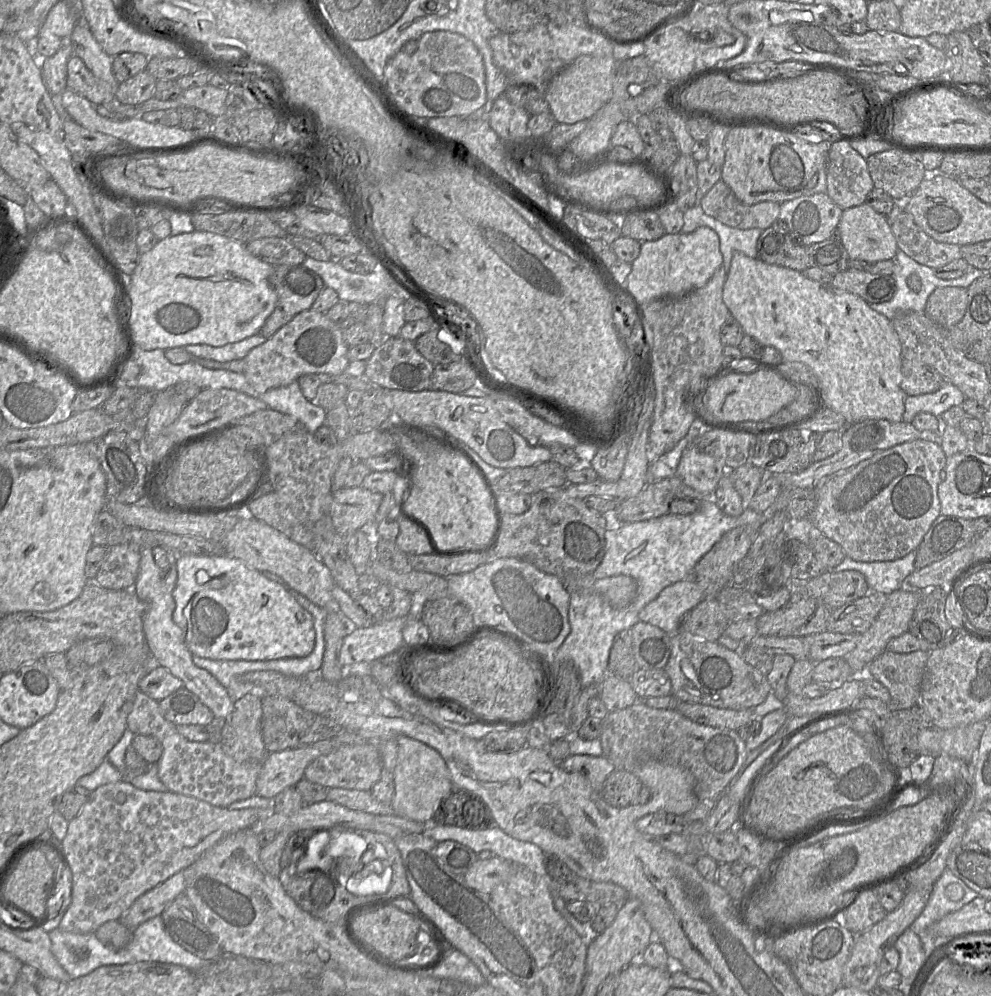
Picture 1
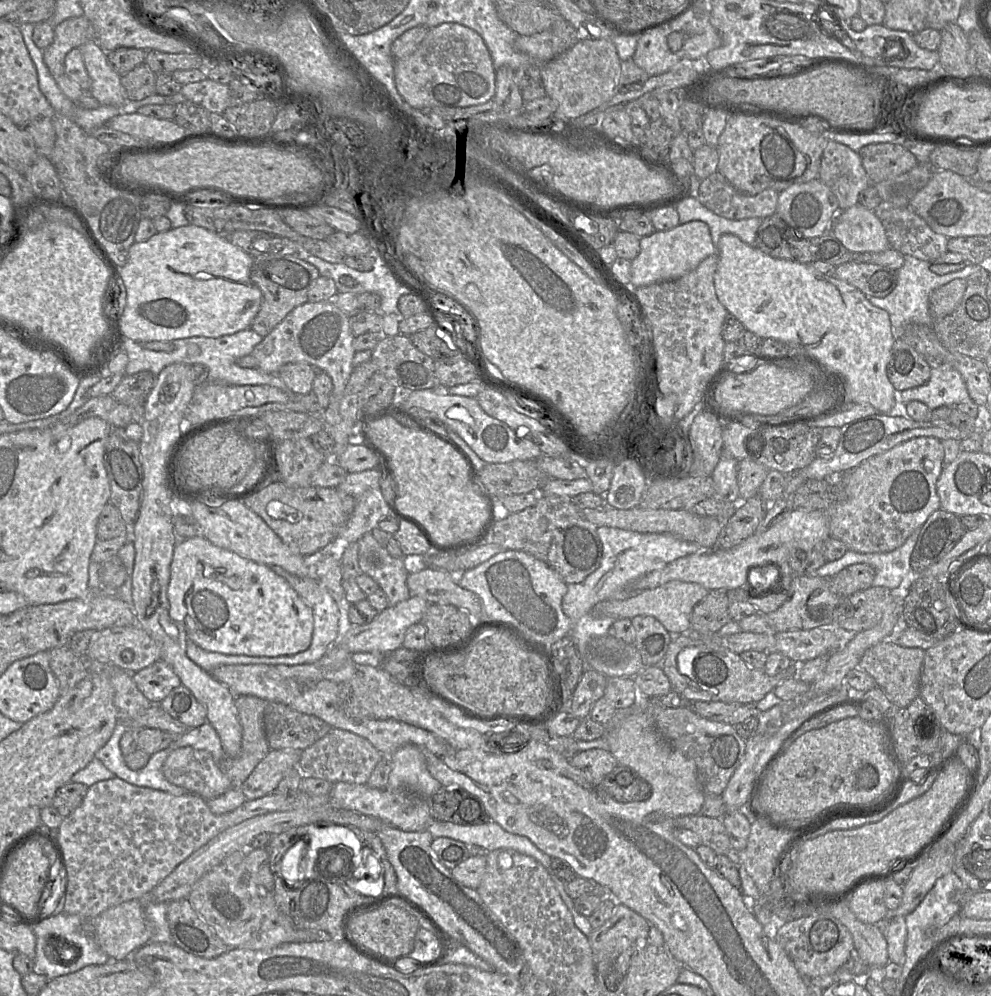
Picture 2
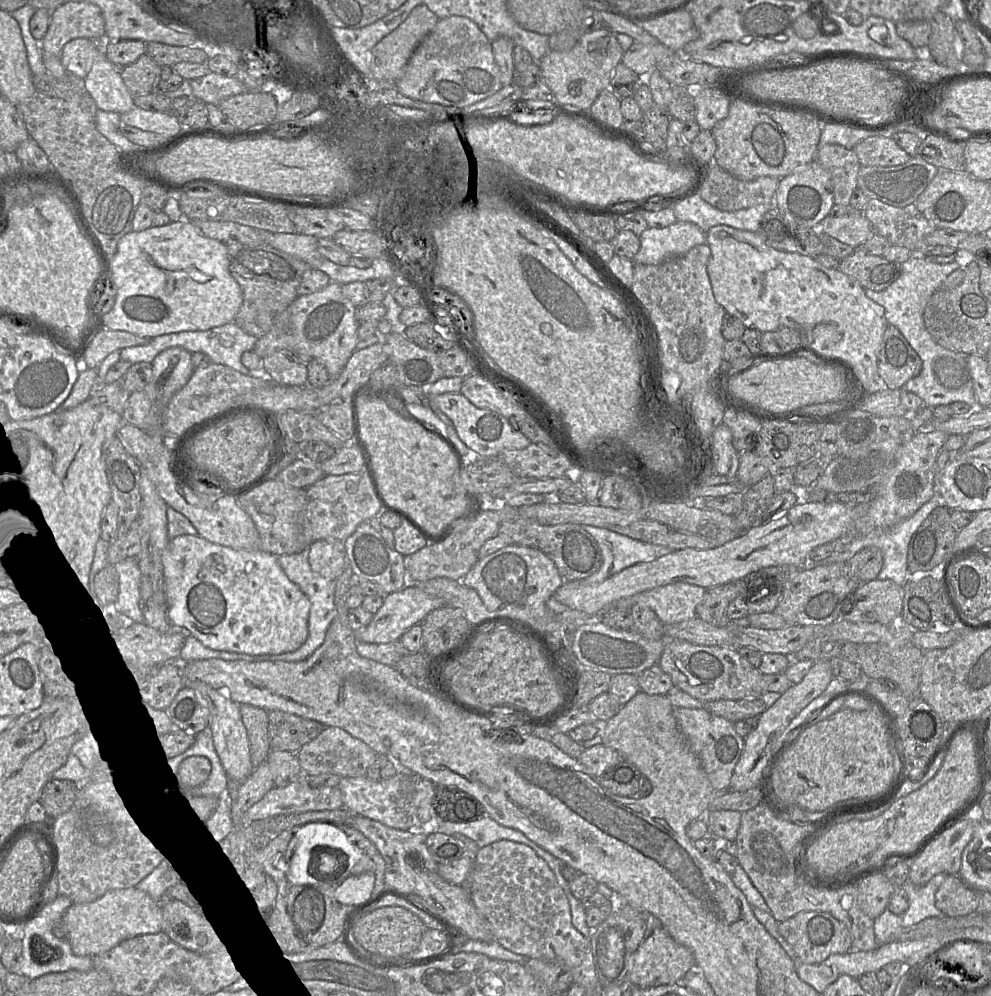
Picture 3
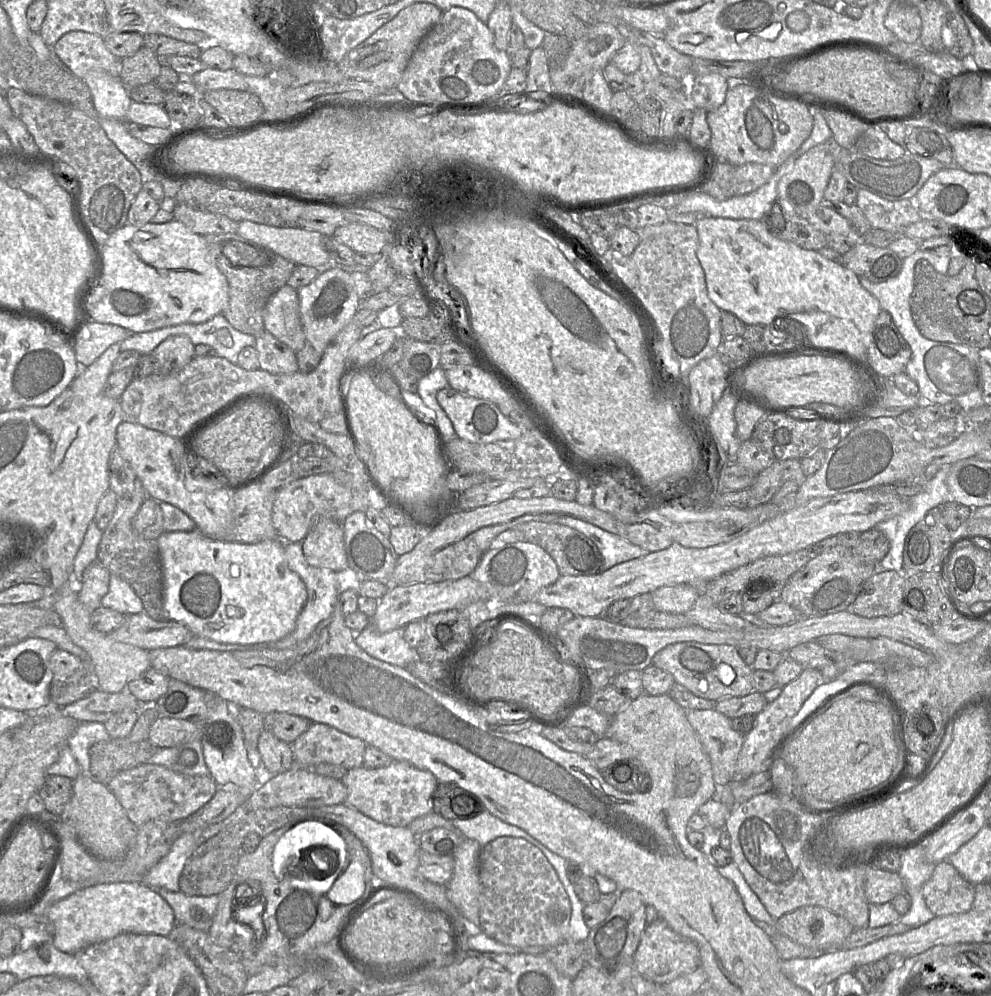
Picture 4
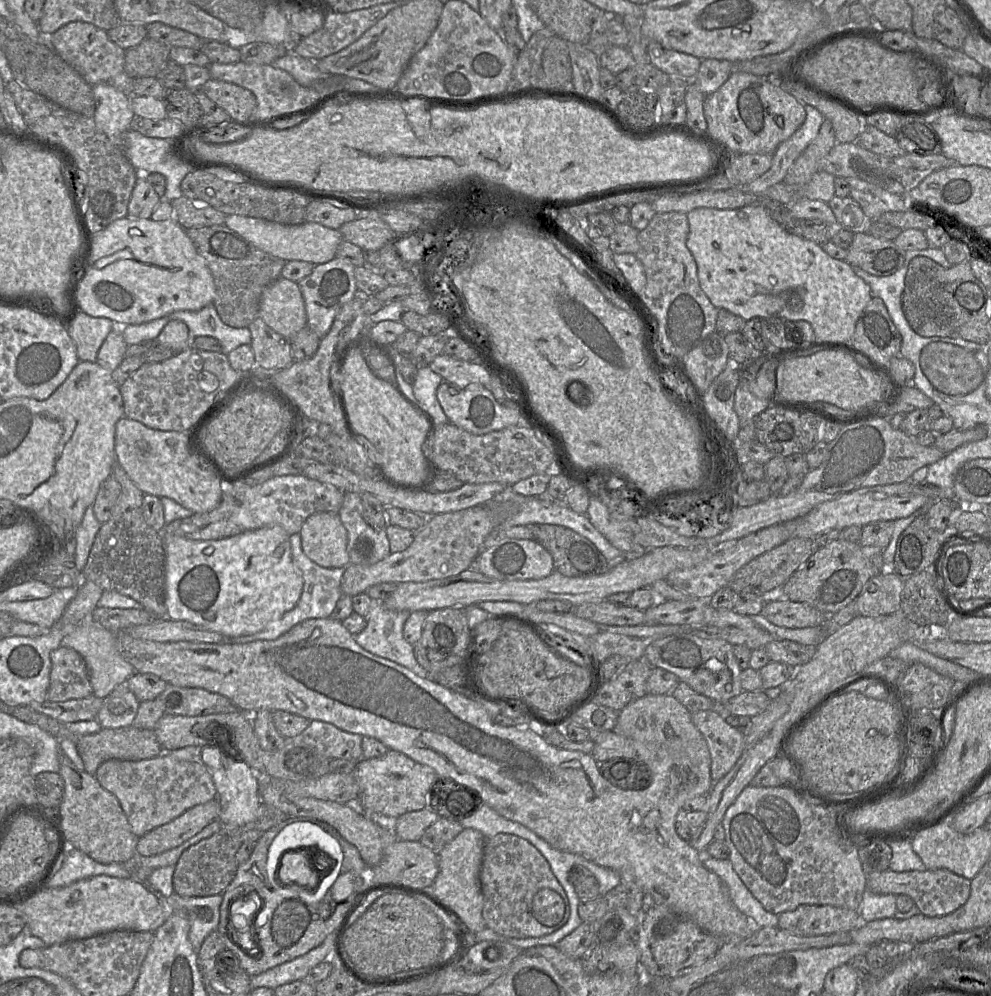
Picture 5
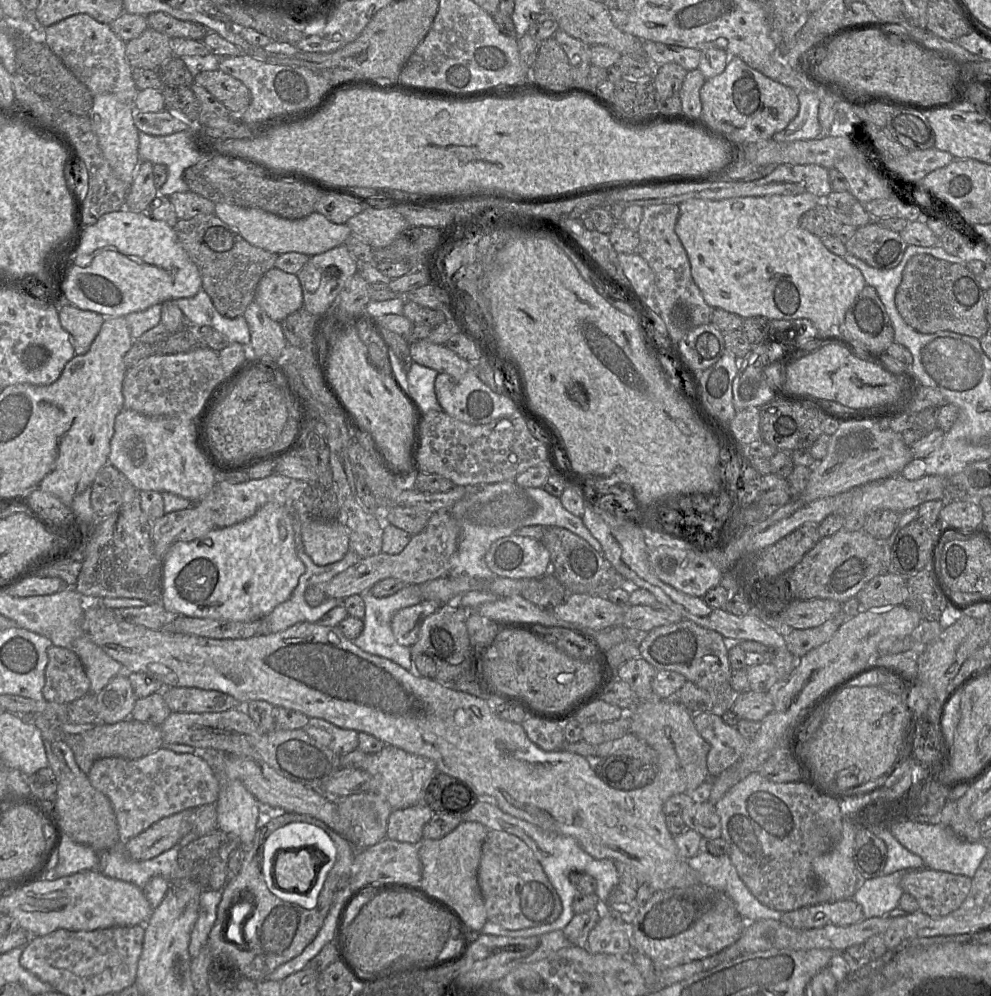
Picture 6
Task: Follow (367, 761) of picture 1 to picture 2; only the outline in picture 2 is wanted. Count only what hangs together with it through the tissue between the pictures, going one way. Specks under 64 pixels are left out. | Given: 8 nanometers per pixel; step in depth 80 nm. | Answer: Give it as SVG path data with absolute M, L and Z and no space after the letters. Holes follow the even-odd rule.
M332 728L323 738L302 750L298 769L303 776L327 780L367 784L382 754L365 738L346 730Z

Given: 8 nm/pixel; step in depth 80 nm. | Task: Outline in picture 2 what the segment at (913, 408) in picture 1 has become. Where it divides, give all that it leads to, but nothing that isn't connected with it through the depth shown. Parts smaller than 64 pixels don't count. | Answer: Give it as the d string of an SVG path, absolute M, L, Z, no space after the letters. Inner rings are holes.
M948 364L931 368L926 384L900 392L892 411L883 415L903 415L905 405L914 400L924 403L930 410L942 406L952 409L959 403L972 401L963 377Z

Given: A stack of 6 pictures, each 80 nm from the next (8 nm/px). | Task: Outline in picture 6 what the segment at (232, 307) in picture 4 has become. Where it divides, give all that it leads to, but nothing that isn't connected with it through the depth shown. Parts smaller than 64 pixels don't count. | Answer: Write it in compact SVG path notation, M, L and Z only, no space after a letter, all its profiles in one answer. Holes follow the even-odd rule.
M216 214L178 219L173 229L188 257L197 266L202 288L210 296L217 311L226 318L244 315L248 305L255 300L259 281L268 270L275 267L279 254L253 246Z

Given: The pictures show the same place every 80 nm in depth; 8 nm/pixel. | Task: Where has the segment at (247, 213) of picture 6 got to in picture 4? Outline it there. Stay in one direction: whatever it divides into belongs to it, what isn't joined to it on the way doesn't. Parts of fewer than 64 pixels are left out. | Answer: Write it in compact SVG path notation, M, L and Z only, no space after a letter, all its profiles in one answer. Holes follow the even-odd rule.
M244 220L239 222L238 234L296 265L331 268L325 237L317 231L302 227L275 227Z

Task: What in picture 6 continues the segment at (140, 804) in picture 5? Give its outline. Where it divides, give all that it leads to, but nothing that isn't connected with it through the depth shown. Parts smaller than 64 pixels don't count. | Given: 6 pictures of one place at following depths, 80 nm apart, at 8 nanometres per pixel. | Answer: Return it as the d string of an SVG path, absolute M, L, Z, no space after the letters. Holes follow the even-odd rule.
M166 748L135 760L119 757L97 760L86 774L94 788L105 794L113 806L122 840L133 838L162 818L194 809L202 805L215 803L221 783L213 769L198 755L180 754Z

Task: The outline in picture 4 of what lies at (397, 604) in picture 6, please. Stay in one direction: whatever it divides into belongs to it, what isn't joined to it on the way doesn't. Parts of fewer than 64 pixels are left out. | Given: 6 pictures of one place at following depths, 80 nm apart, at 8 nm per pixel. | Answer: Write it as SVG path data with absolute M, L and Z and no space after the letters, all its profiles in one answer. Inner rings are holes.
M372 625L355 633L355 642L367 654L386 663L406 668L417 658L416 649L404 638L404 627L381 633Z

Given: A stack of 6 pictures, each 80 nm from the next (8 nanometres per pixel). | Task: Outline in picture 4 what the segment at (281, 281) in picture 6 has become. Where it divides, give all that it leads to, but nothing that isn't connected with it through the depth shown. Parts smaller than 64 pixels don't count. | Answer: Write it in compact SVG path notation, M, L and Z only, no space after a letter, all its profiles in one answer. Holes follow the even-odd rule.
M288 283L269 299L263 315L265 330L296 353L307 343L302 327L298 290Z

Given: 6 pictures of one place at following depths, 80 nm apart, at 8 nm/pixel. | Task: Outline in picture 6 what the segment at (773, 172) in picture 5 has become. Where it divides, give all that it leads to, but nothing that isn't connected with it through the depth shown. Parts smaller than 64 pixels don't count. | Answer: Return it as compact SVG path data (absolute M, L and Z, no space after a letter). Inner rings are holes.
M801 91L797 94L799 111L787 127L774 134L777 142L793 142L820 137L821 126L818 120L819 96L816 92Z

